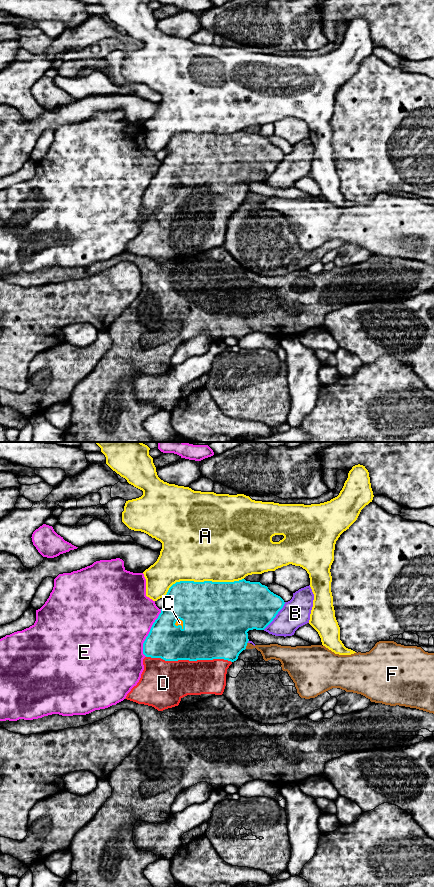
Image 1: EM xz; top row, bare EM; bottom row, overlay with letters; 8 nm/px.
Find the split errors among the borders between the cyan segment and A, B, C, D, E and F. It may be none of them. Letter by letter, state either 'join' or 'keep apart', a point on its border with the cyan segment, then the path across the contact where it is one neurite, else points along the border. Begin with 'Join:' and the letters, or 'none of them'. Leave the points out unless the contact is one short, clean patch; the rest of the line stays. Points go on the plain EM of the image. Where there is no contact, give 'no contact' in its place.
Join: C, D
A: keep apart; meets cyan in xz at (202, 134)
B: keep apart; meets cyan in xz at (275, 168)
C: join; meets cyan in xz at (183, 175); runs through xz (214, 172), (183, 175), (179, 174)
D: join; meets cyan in xz at (189, 212)
E: keep apart; meets cyan in xz at (149, 185)
F: keep apart; meets cyan in xz at (246, 197)

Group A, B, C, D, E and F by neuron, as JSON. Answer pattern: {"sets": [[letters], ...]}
{"sets": [["A"], ["B"], ["C", "D"], ["E"], ["F"]]}

